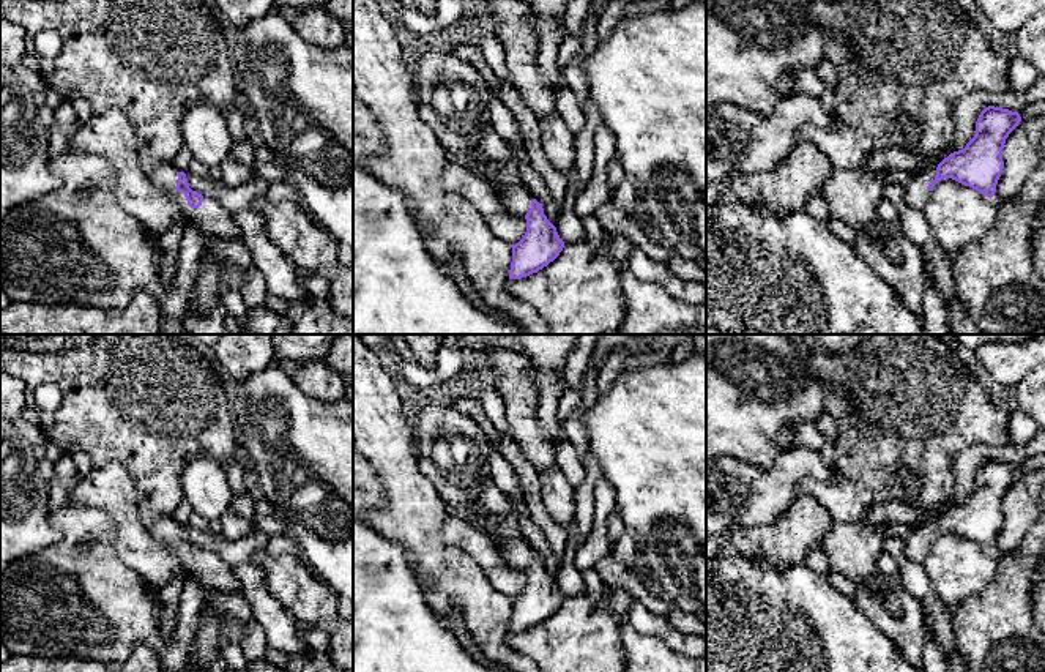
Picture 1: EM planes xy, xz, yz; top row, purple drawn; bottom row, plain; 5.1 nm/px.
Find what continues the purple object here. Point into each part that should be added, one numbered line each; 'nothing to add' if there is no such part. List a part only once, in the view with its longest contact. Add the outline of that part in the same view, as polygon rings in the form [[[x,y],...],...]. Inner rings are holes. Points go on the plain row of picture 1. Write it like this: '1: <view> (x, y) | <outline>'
1: xy (211, 571) | [[[161,516],[150,527],[150,533],[156,541],[170,547],[191,576],[206,588],[221,593],[233,593],[241,588],[232,573],[232,566],[214,552],[203,551],[199,562],[191,562],[183,546],[177,544],[178,528],[173,516]]]

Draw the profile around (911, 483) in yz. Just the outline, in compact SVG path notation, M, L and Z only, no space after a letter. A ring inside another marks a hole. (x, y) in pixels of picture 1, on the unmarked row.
M902 467L898 470L898 480L903 484L908 498L916 498L922 487L922 480L911 470Z

